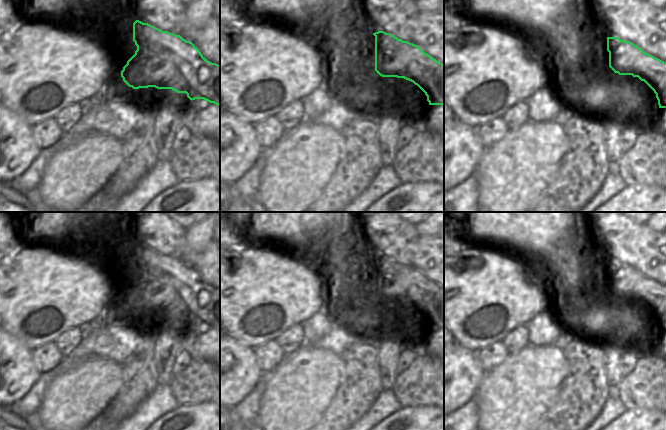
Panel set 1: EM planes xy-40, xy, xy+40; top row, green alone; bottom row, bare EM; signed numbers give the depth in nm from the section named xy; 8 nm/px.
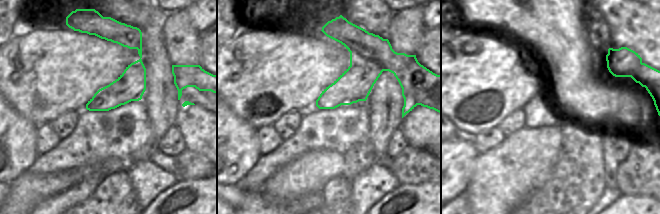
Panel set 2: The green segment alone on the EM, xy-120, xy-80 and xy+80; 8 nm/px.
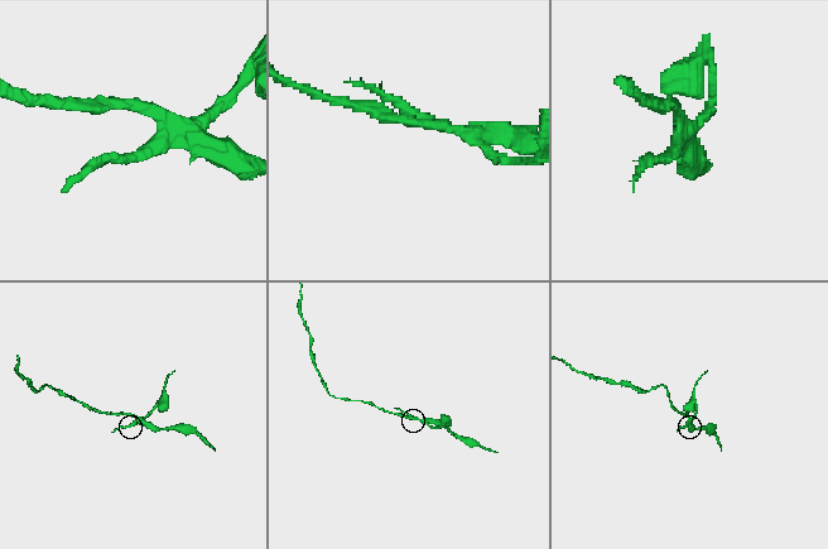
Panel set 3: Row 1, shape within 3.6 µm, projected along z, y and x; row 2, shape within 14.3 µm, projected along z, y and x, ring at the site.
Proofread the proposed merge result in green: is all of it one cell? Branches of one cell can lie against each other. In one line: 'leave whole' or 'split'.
split

